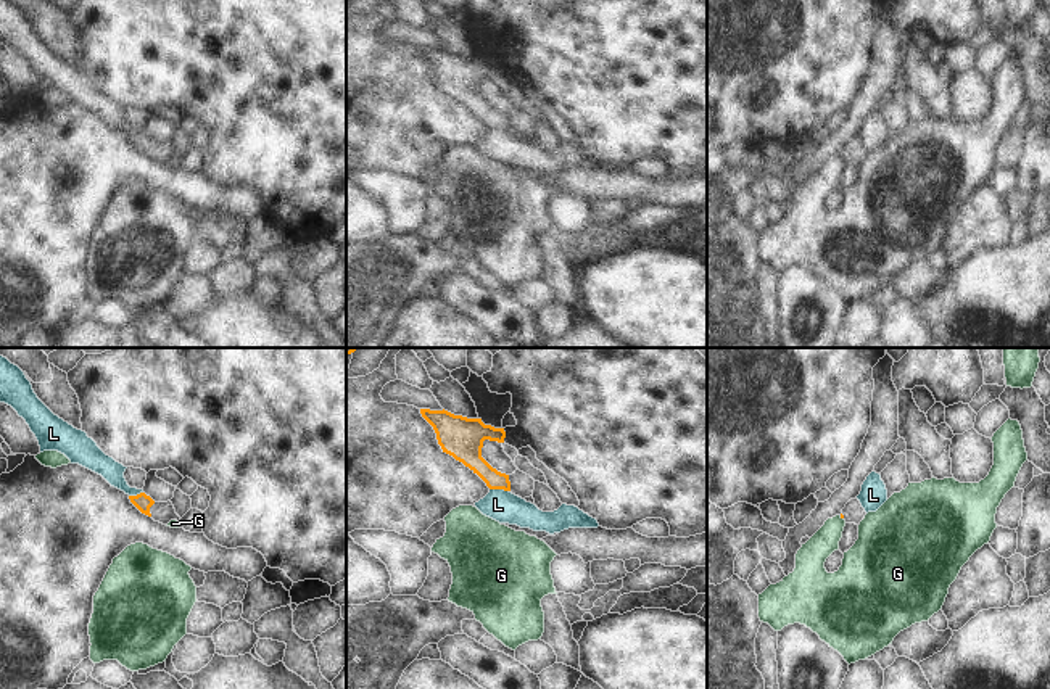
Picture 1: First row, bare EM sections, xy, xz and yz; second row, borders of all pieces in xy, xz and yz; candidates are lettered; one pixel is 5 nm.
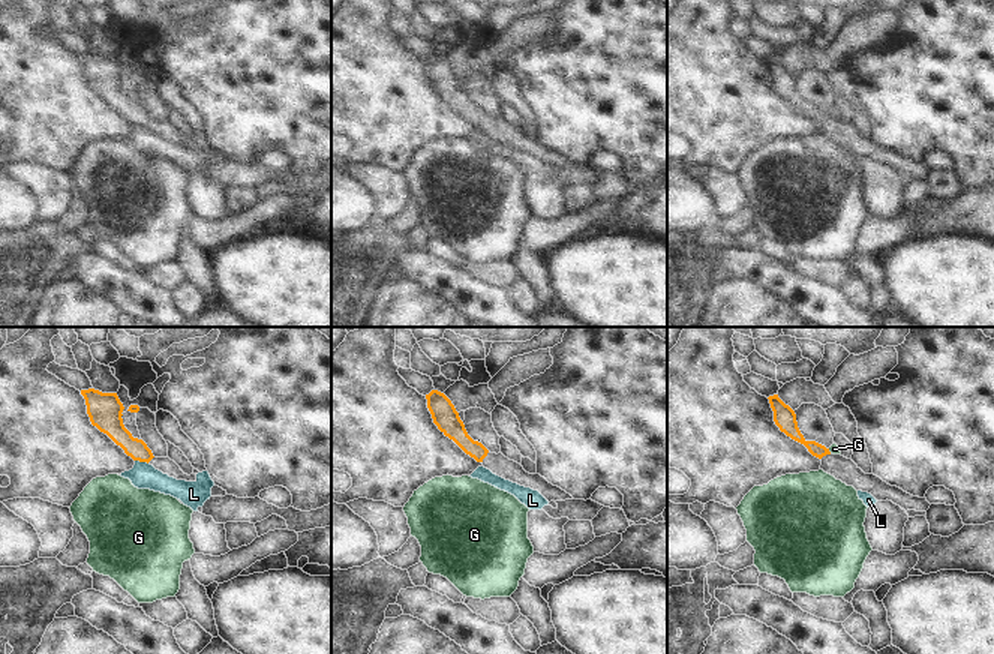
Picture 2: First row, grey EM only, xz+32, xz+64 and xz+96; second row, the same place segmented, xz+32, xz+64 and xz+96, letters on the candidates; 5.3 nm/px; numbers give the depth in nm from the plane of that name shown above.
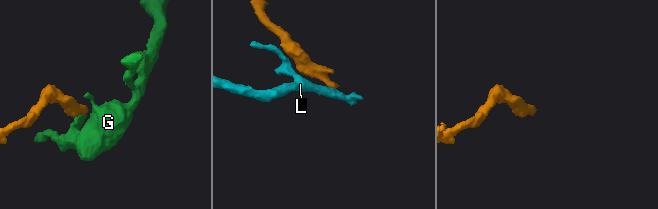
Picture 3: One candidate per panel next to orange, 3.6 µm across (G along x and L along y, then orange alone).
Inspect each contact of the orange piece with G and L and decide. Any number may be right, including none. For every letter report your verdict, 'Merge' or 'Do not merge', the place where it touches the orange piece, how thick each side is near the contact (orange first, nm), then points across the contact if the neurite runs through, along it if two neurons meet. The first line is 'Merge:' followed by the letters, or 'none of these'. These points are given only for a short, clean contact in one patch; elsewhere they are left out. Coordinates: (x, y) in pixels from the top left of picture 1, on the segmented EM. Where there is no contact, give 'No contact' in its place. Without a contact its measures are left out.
Merge: none of these
G: Do not merge. Touches orange at yz (841, 517). Thickness 20 nm (orange) against 280 nm. Boundary: yz (839, 515), (843, 519)
L: Do not merge. Touches orange at xz (500, 488). Thickness 140 nm (orange) against 160 nm. Boundary: xz (490, 488), (508, 491).

